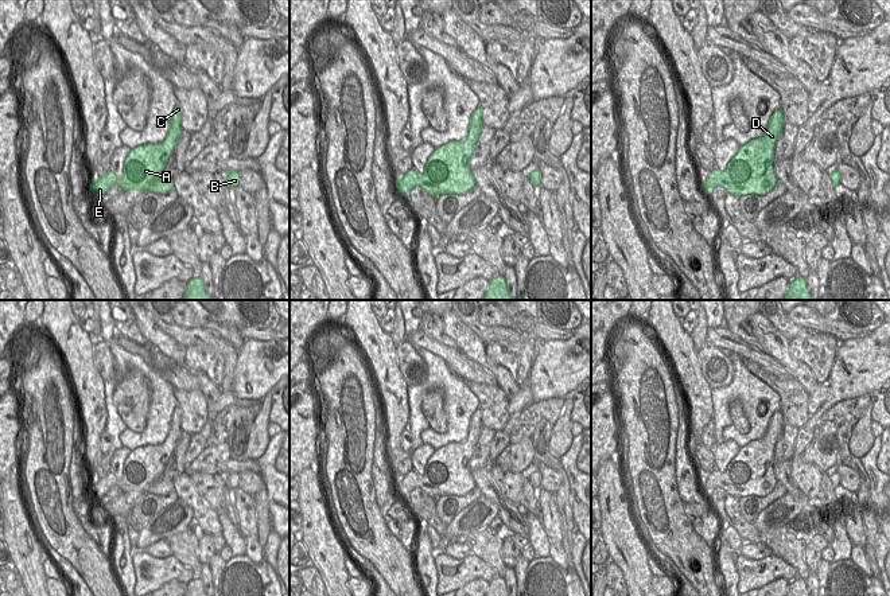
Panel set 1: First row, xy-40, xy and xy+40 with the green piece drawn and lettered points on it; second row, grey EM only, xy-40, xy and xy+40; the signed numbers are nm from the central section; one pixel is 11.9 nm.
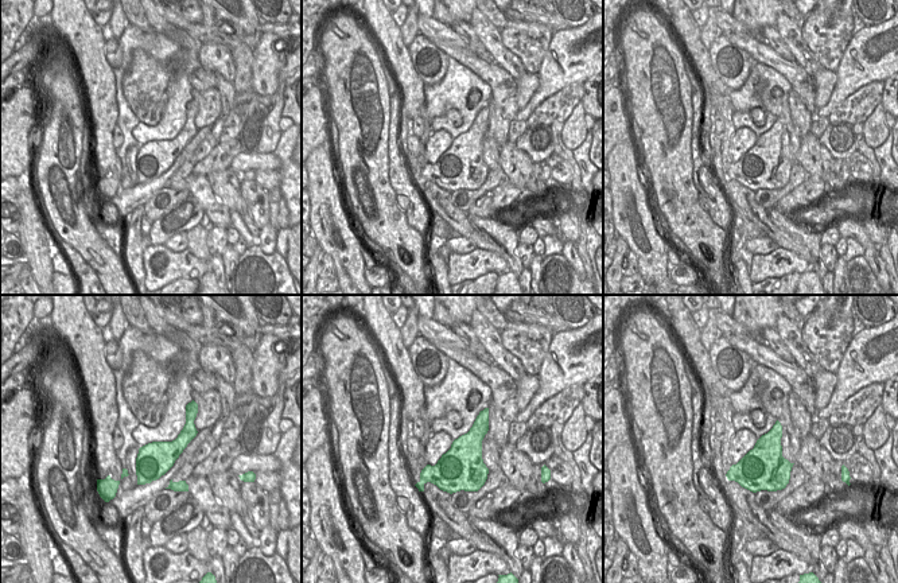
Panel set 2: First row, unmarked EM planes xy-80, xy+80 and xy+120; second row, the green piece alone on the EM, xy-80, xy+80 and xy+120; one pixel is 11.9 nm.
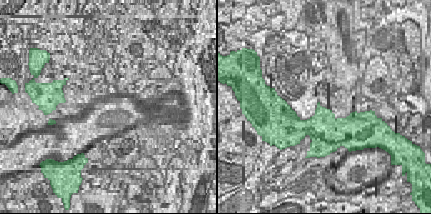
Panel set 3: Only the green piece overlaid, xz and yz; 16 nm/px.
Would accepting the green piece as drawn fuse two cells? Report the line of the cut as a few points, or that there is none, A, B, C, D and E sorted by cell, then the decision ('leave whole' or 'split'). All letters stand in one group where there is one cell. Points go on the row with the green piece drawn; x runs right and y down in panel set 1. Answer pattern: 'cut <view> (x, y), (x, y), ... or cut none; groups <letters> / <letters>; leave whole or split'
cut none; groups A B C D E; leave whole

